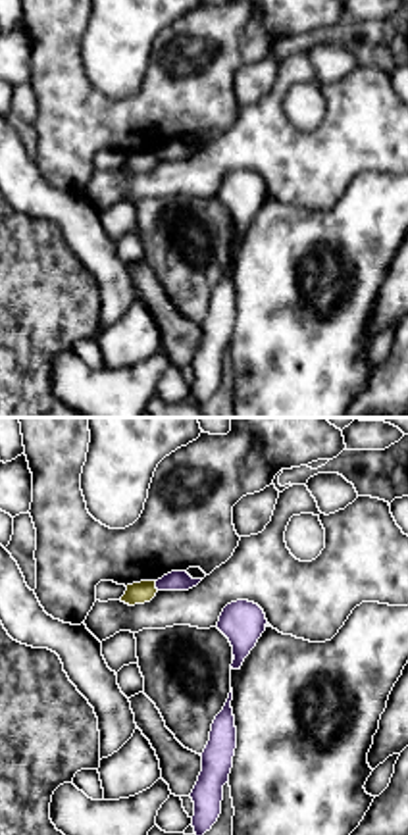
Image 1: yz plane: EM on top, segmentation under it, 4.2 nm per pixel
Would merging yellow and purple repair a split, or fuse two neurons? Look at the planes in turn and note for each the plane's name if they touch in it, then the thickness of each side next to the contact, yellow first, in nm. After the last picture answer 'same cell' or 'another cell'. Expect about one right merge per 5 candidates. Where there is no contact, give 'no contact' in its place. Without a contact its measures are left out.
yz | 90/80 nm

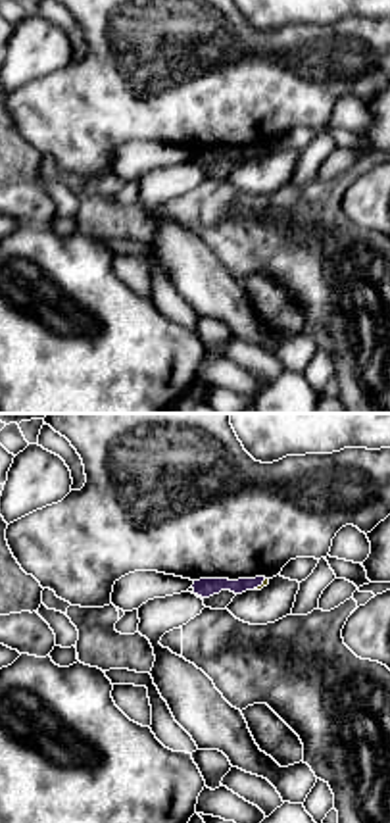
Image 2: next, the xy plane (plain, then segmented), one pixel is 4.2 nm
xy | 20/80 nm

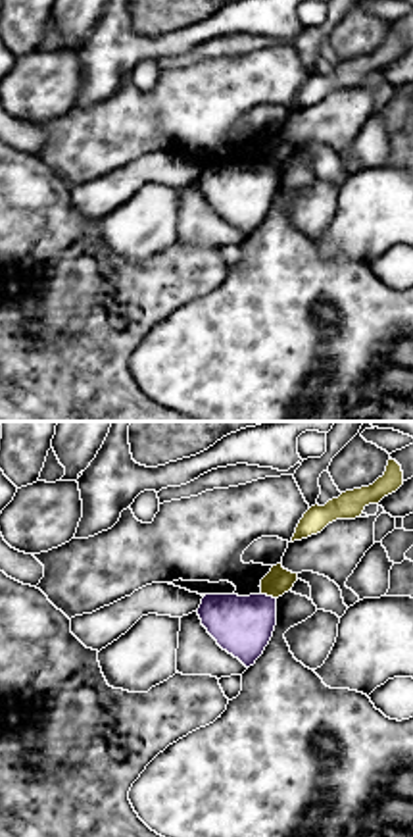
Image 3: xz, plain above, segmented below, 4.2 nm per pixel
xz | 110/260 nm

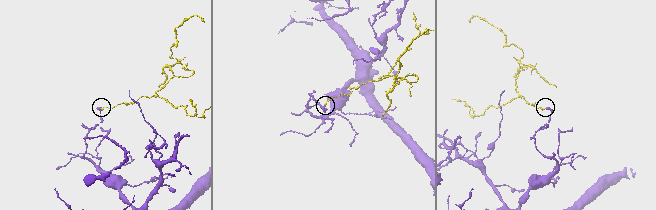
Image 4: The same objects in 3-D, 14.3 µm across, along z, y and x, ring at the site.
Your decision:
another cell

